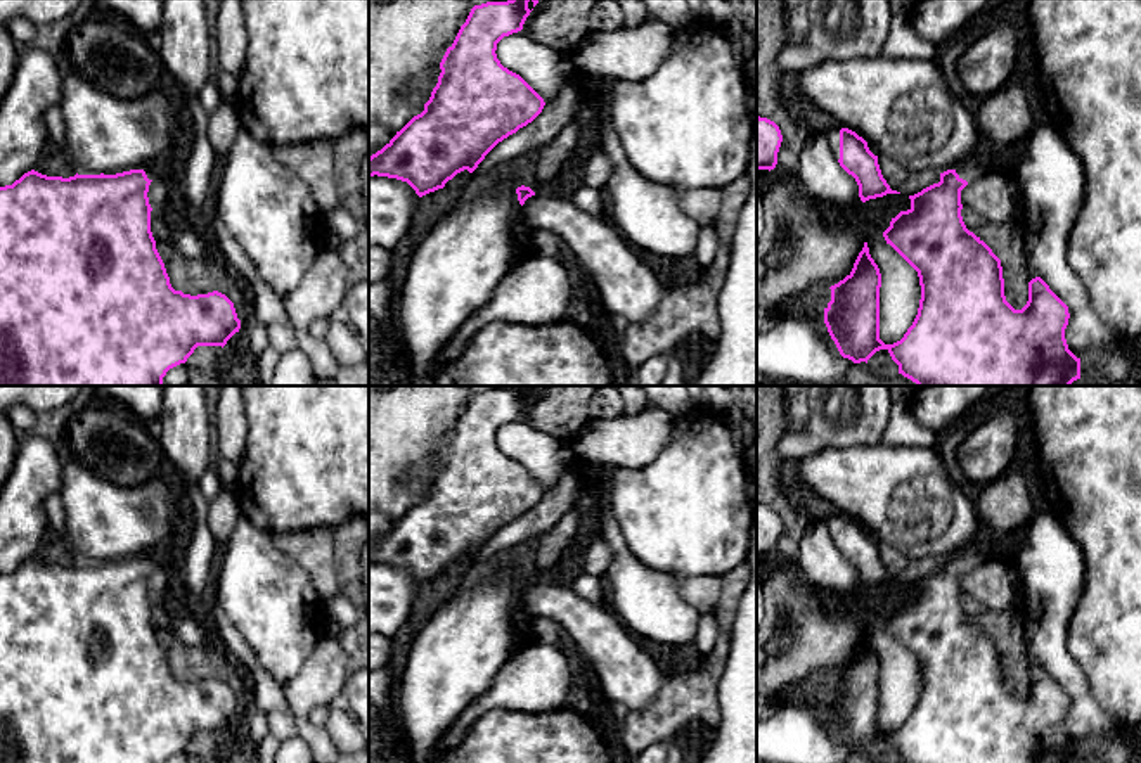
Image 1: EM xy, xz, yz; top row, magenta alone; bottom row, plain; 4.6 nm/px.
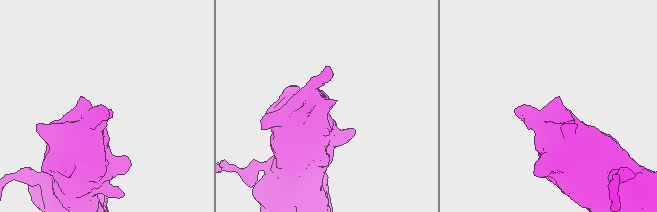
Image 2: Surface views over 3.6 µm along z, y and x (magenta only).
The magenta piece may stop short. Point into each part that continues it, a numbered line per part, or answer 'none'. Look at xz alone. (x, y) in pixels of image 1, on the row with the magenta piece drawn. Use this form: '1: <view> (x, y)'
1: xz (620, 282)

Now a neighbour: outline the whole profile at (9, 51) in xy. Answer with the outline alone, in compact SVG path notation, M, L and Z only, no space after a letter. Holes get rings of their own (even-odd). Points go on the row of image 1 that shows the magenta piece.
M0 22L0 102L14 80L19 57L19 45L14 42L5 24Z

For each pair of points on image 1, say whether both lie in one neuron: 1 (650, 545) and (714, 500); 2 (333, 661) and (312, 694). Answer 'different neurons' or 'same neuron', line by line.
1: same neuron
2: same neuron

